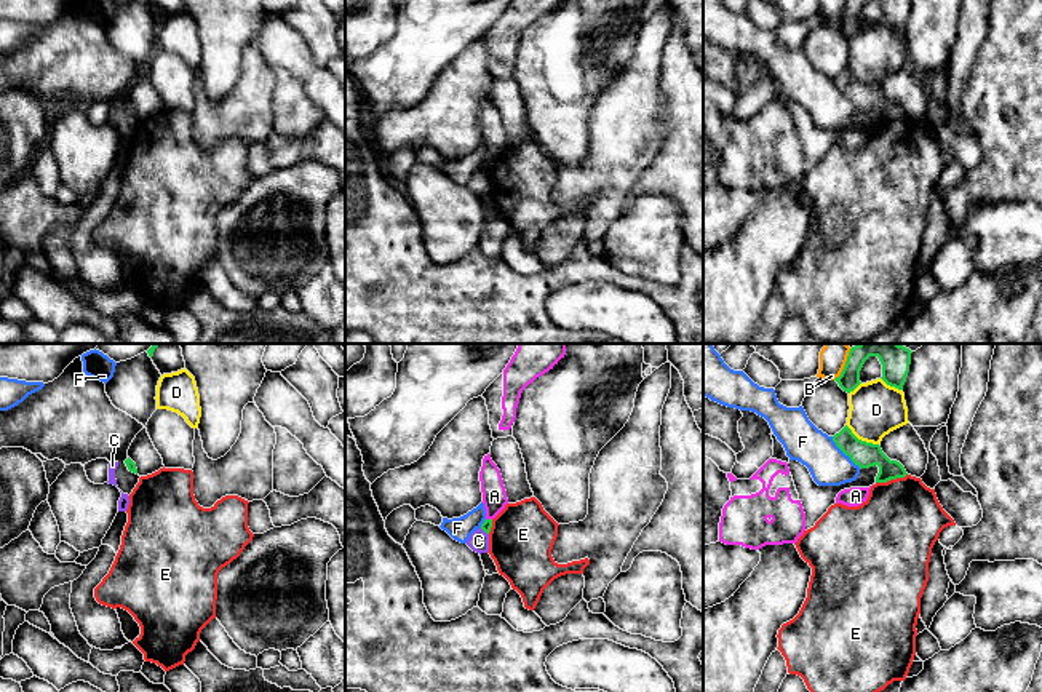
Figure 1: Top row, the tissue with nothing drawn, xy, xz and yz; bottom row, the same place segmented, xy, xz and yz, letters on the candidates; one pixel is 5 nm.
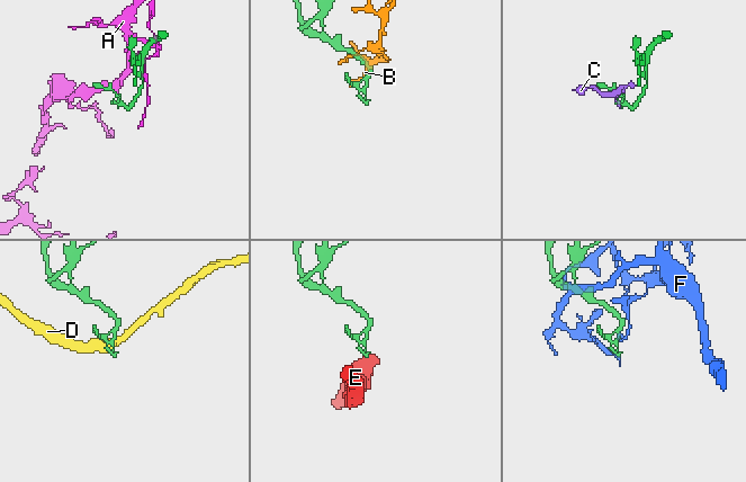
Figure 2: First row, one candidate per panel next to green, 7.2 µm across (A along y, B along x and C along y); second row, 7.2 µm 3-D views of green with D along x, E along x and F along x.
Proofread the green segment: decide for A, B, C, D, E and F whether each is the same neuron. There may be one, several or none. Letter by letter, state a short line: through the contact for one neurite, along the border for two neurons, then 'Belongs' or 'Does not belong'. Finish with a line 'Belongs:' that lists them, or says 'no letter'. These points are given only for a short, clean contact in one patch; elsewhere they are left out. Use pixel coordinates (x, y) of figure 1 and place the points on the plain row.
A: Line: xz (486, 160), (491, 162). Does not belong
B: Does not belong
C: Does not belong
D: Does not belong
E: Line: yz (906, 115), (876, 125). Does not belong
F: Does not belong
Belongs: no letter

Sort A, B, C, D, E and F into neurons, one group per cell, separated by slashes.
A / B / C / D / E / F

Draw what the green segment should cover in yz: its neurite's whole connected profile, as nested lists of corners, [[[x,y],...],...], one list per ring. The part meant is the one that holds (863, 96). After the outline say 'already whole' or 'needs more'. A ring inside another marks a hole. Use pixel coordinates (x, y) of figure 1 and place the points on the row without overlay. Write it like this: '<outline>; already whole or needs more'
[[[847,67],[833,78],[833,83],[860,110],[877,107],[876,125],[887,125],[908,117],[905,109],[897,102],[890,102],[879,86],[858,82]]]; already whole

